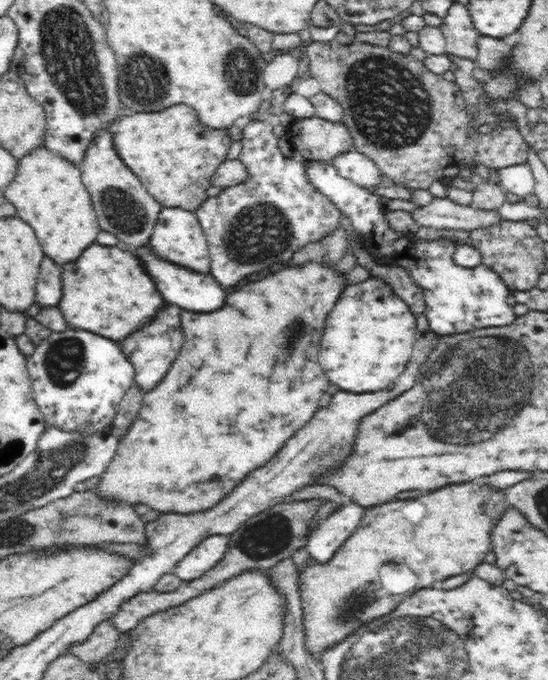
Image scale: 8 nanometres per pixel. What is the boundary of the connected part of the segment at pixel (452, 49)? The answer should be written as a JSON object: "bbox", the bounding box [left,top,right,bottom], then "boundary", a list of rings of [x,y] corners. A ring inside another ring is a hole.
{"bbox":[439,1,479,61],"boundary":[[[453,1],[442,18],[439,29],[445,38],[445,52],[475,61],[478,56],[479,32],[474,26],[468,6]]]}

